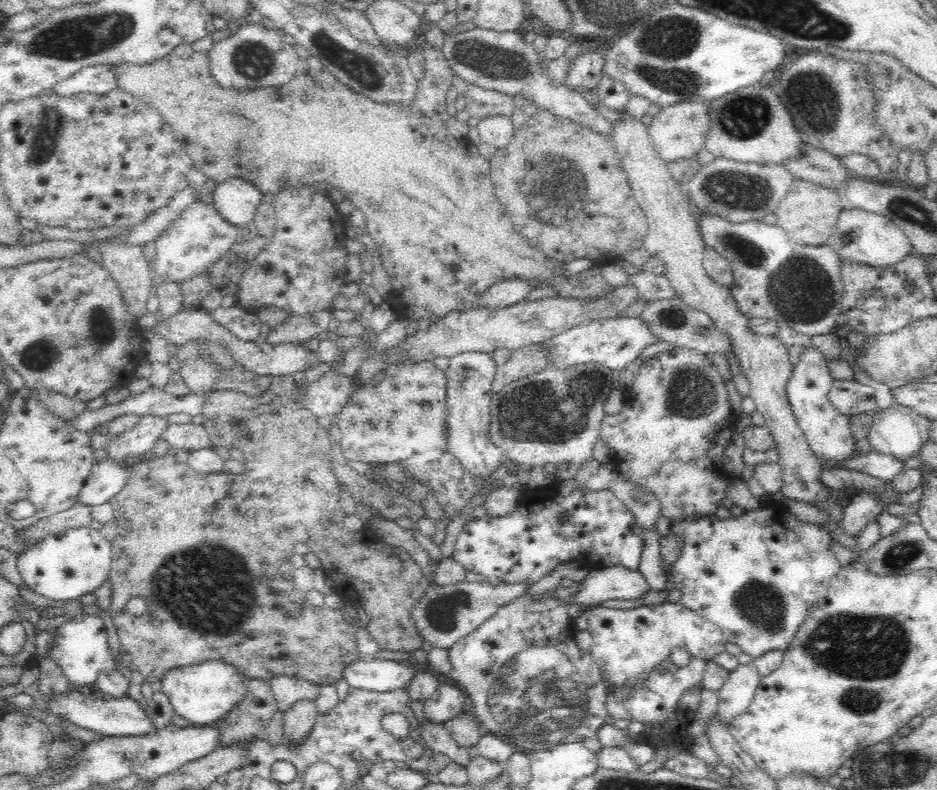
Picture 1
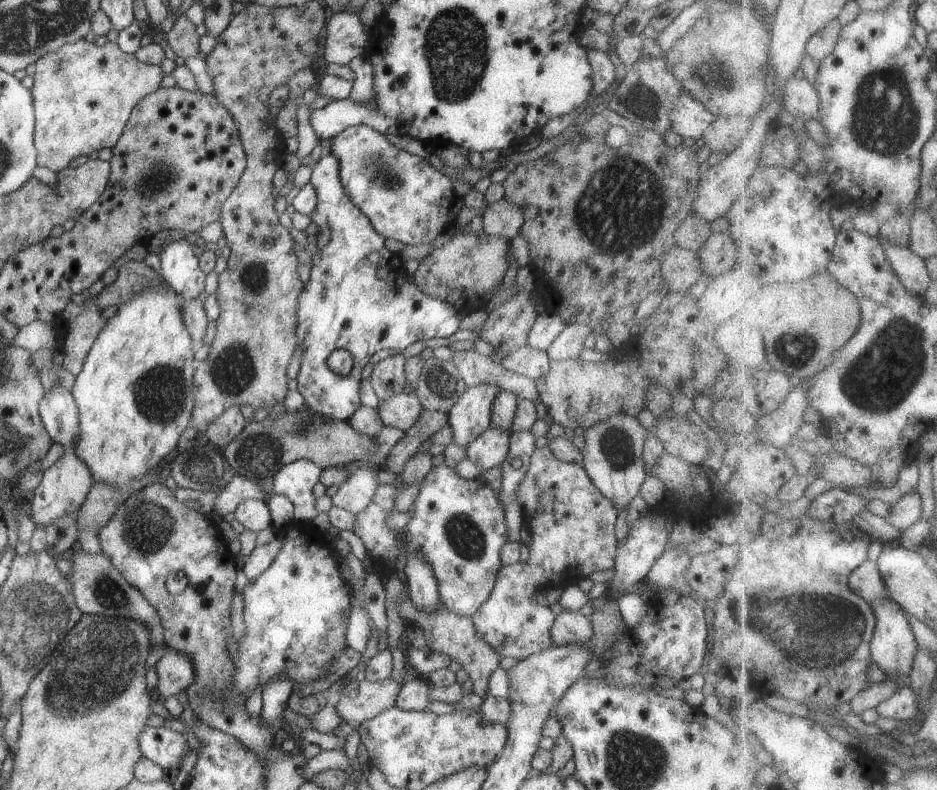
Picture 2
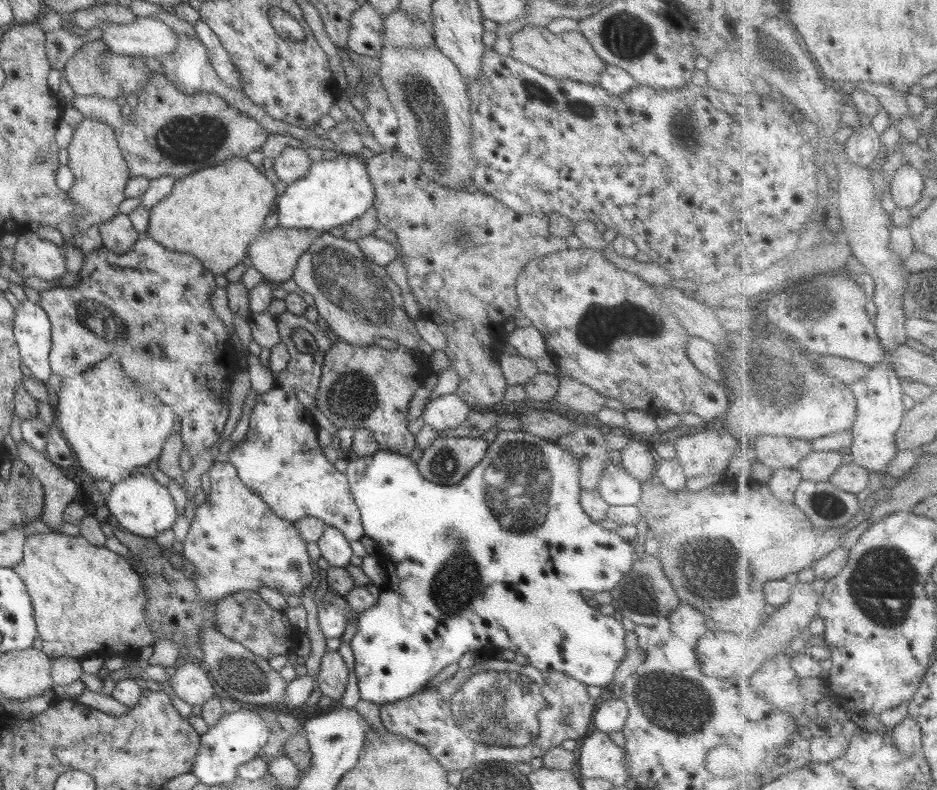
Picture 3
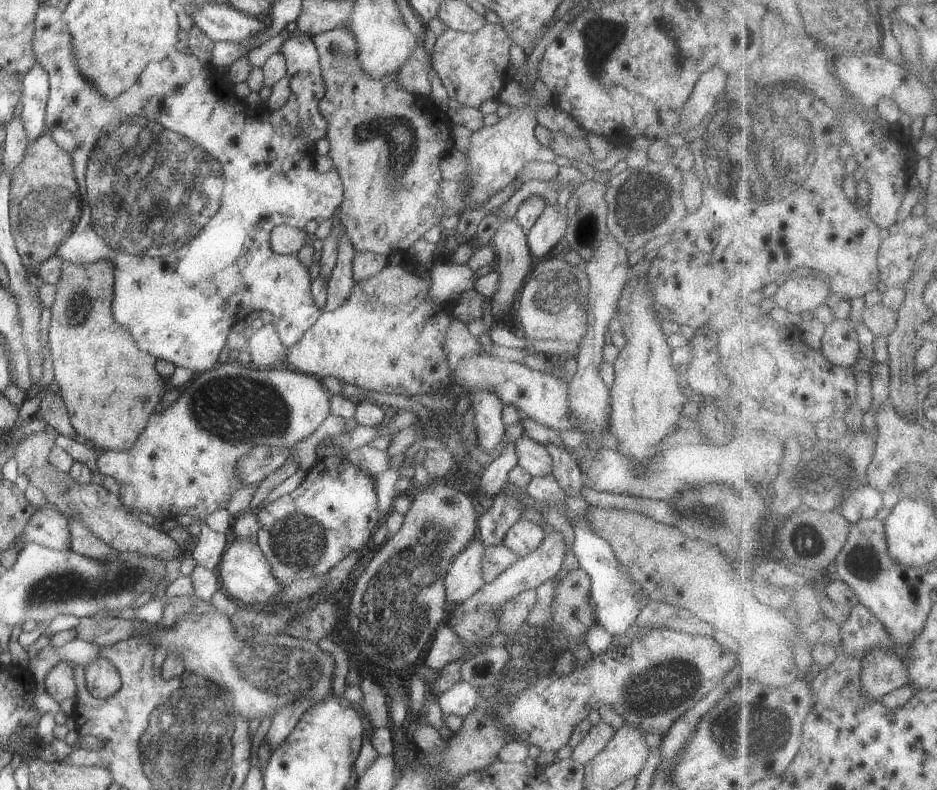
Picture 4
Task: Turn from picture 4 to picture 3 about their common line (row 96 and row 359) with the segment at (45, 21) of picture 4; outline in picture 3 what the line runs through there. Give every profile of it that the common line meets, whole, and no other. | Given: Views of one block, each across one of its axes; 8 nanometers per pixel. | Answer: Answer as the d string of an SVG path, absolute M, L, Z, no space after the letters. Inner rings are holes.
M145 236L136 240L132 250L129 252L118 254L108 250L106 247L102 247L98 248L98 250L95 249L90 254L84 255L83 259L84 262L82 262L82 267L79 271L80 278L78 278L78 284L54 291L46 292L45 290L40 290L35 293L40 301L38 304L47 312L51 322L51 351L49 352L51 371L63 378L71 378L92 368L97 362L113 356L122 365L126 377L134 382L136 389L151 391L152 394L155 394L178 416L183 445L190 453L190 456L197 456L203 450L212 448L214 444L217 444L217 441L222 441L224 438L223 428L230 412L230 387L232 387L238 366L237 350L231 342L228 329L224 322L216 315L210 303L210 294L213 294L217 288L216 281L214 281L215 274L204 268L200 259L194 255L167 250L158 242ZM302 315L302 327L290 329L287 327L286 346L290 353L290 360L285 370L274 374L276 382L271 390L257 394L254 398L252 412L248 414L248 432L246 439L233 446L231 463L236 468L238 476L246 486L249 486L268 506L283 519L296 522L304 517L321 520L325 525L338 529L349 541L360 540L365 536L361 523L361 512L349 491L349 482L346 473L338 471L324 455L323 447L318 438L319 425L308 409L295 395L295 391L304 390L312 398L317 398L318 386L321 380L322 359L320 352L326 352L332 341L322 326L309 321Z

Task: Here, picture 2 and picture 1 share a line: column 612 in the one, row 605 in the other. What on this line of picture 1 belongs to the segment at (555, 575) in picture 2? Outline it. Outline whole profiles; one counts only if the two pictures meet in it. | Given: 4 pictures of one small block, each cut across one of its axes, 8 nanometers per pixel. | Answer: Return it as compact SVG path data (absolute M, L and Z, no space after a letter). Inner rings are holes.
M524 594L518 599L511 600L509 604L502 606L493 618L478 626L470 635L458 640L449 649L449 660L453 669L447 675L454 680L456 687L468 693L472 699L472 716L478 721L483 729L489 734L497 735L511 743L518 751L532 752L554 746L555 743L582 743L585 738L594 738L598 736L598 730L602 726L611 722L605 702L607 701L608 687L606 681L602 681L601 667L593 660L587 650L578 650L578 654L570 654L570 658L563 654L565 646L574 642L573 630L569 630L573 622L568 616L568 599L544 599L539 596L529 596Z

